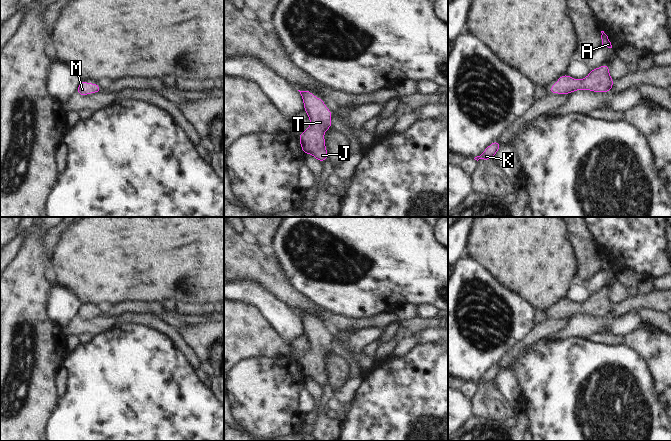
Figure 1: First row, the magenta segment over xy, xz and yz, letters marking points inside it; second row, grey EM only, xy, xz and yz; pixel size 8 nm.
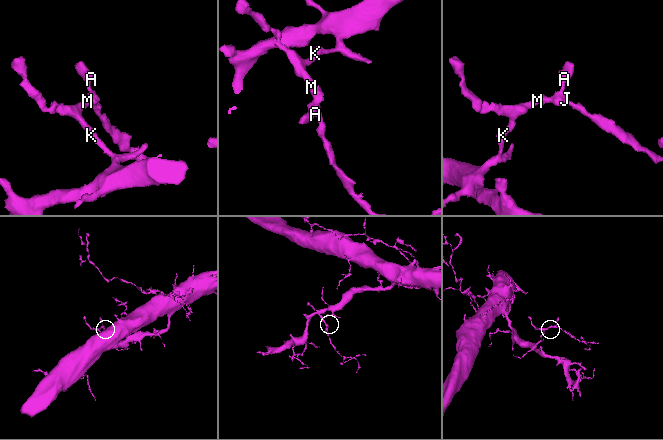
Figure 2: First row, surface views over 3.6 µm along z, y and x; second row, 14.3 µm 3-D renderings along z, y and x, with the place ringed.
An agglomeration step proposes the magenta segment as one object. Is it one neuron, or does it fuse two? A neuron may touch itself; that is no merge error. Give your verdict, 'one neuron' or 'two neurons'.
one neuron

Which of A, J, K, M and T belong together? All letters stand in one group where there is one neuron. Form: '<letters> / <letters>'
A J K M T

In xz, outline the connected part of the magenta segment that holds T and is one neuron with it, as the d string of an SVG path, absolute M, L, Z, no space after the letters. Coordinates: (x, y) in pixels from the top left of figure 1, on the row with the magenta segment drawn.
M298 91L304 102L304 111L311 122L308 129L298 136L301 149L303 153L311 154L323 163L328 159L324 133L327 129L332 128L332 112L325 106L322 97L316 99L312 92Z

